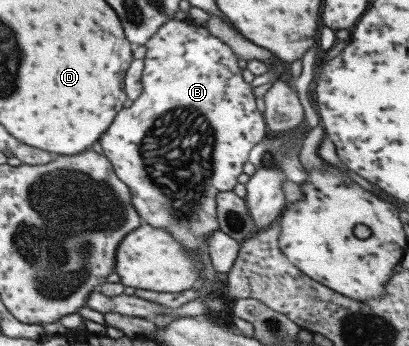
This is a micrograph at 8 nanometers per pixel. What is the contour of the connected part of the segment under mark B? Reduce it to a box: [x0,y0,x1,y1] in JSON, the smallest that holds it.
[98,20,266,282]

